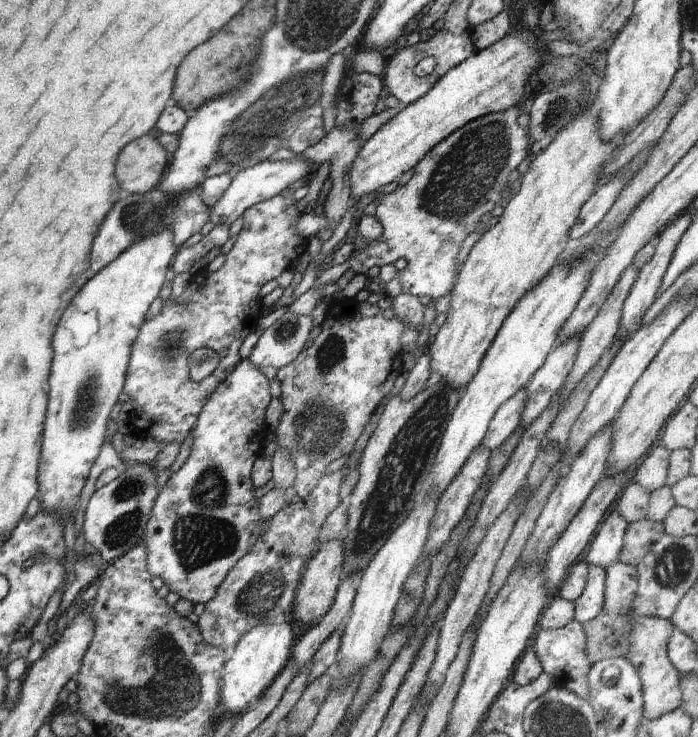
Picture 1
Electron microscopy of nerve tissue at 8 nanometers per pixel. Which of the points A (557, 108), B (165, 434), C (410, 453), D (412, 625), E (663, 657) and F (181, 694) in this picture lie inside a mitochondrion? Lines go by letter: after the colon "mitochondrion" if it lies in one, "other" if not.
A: mitochondrion
B: other
C: mitochondrion
D: other
E: other
F: mitochondrion

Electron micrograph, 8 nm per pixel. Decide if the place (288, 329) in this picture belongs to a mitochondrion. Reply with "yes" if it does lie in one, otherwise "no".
yes

